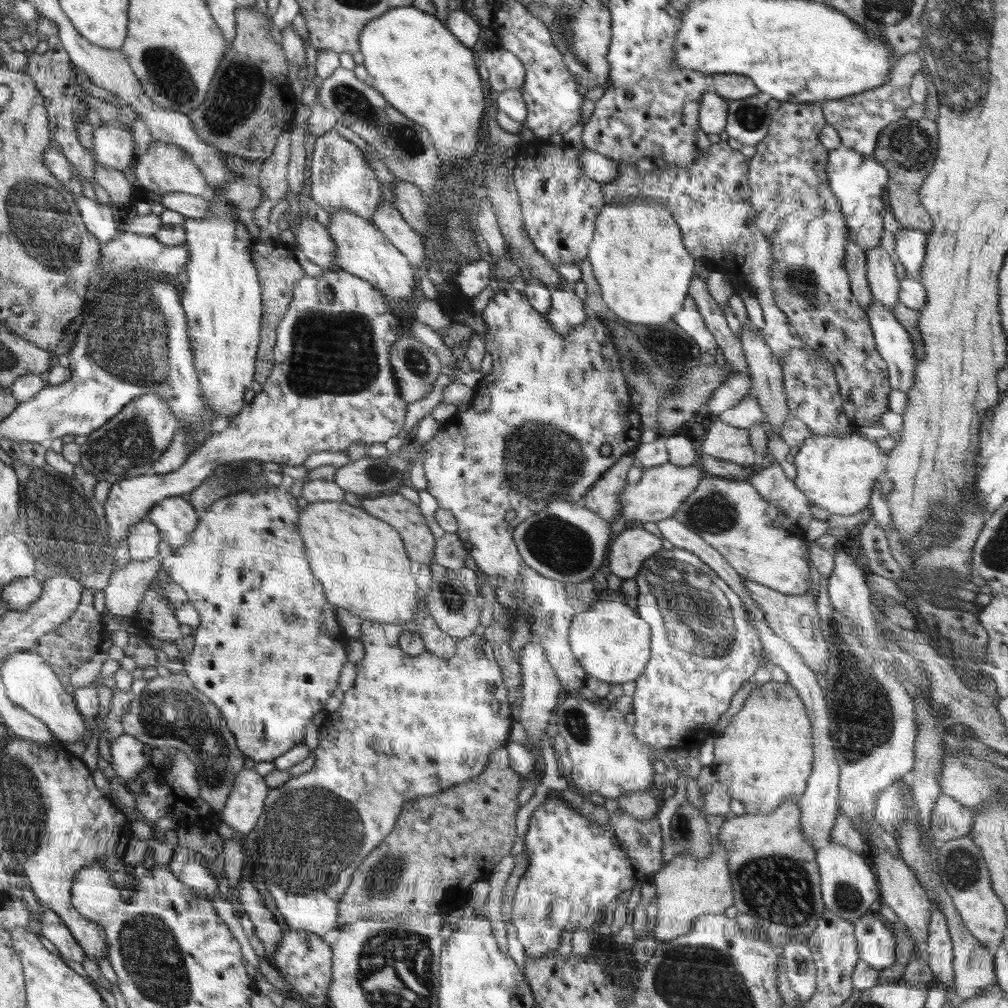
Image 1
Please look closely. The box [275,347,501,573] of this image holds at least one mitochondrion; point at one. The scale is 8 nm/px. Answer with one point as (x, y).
(378, 474)

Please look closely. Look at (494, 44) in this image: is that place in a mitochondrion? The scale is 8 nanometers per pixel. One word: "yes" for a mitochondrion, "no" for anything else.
no

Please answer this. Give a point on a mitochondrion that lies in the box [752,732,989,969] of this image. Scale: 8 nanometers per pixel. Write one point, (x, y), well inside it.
(962, 869)

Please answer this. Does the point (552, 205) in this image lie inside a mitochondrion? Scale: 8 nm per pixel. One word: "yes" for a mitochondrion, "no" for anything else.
no

